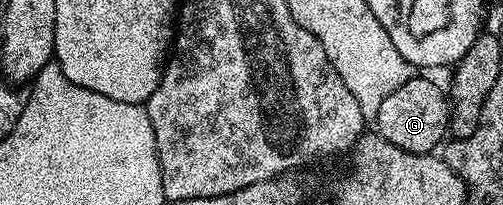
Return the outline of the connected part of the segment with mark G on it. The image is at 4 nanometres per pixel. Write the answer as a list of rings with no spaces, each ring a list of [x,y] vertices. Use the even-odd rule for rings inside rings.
[[[410,79],[405,81],[405,85],[401,85],[401,89],[393,89],[393,93],[389,93],[385,101],[381,101],[381,109],[377,109],[373,123],[374,126],[379,126],[376,127],[378,134],[385,141],[397,145],[397,149],[405,149],[414,155],[432,154],[436,150],[434,147],[438,148],[444,142],[449,131],[448,96],[444,88],[442,91],[431,79]]]

